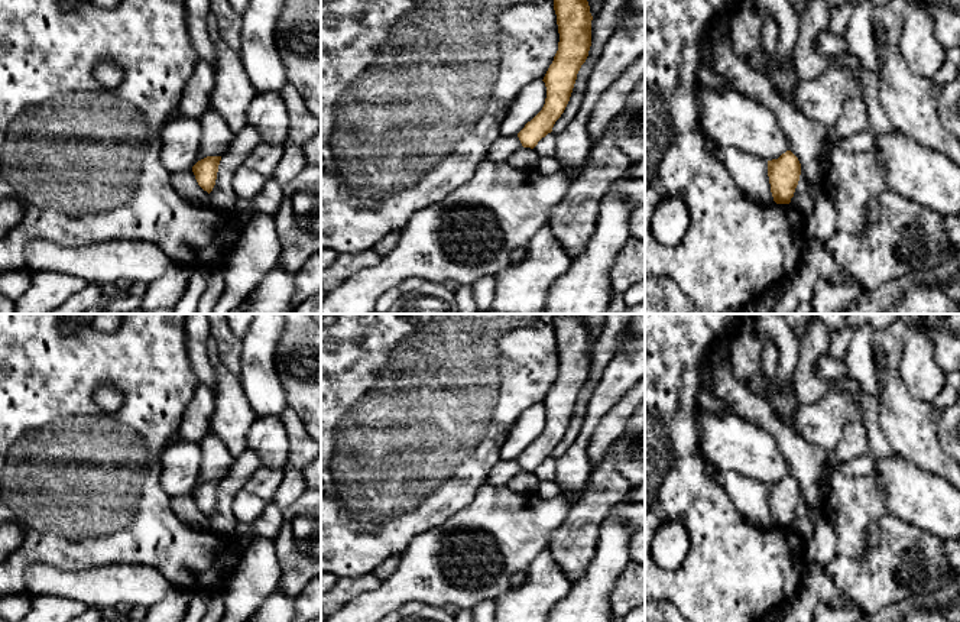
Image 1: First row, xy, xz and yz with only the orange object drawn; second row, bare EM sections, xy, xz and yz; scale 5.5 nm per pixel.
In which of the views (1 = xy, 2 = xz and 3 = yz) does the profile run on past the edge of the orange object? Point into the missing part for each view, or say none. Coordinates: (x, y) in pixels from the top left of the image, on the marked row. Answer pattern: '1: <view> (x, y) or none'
1: none
2: none
3: none

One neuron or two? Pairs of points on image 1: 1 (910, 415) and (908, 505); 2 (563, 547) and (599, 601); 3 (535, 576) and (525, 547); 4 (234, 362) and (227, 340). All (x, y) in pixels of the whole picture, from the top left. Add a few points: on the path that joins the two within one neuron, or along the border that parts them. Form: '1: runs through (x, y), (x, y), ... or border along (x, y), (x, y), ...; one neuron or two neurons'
1: border along (897, 453), (939, 476); two neurons
2: border along (597, 544), (587, 569), (573, 583); two neurons
3: border along (547, 546), (525, 572); two neurons
4: runs through (232, 356), (229, 346); one neuron

